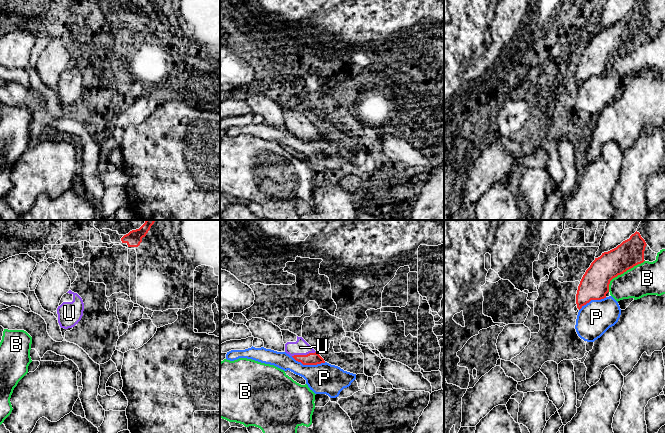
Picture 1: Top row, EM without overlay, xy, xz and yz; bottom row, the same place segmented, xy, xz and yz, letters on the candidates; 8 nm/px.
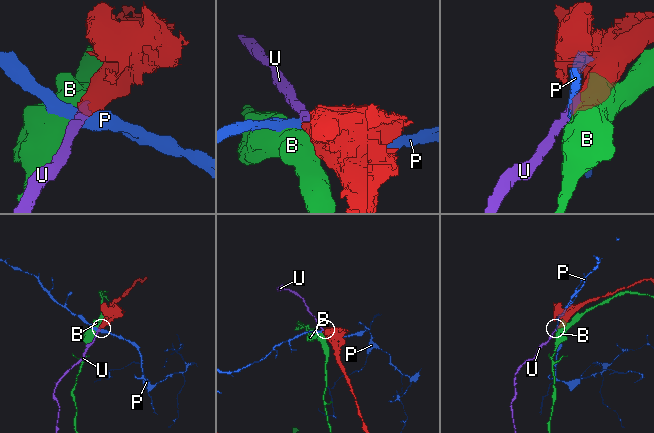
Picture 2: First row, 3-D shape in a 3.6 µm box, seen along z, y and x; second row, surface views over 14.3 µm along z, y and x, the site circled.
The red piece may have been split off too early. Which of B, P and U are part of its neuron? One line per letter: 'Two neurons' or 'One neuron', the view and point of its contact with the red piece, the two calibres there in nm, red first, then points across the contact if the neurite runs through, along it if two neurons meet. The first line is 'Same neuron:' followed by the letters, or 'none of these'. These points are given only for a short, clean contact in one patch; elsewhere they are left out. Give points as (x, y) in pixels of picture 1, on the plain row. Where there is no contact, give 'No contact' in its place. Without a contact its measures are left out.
Same neuron: U
B: Two neurons. Touches red at yz (622, 49). Thickness 240 nm (red) against 280 nm
P: Two neurons. Touches red at xz (308, 140). Thickness 100 nm (red) against 240 nm
U: One neuron. Touches red at xz (303, 131). Thickness 100 nm (red) against 120 nm

